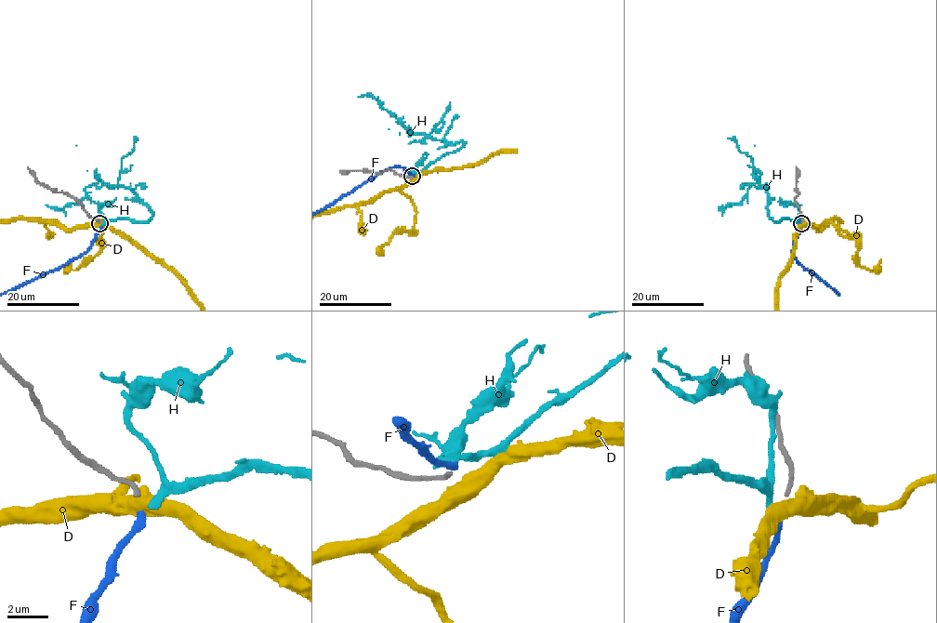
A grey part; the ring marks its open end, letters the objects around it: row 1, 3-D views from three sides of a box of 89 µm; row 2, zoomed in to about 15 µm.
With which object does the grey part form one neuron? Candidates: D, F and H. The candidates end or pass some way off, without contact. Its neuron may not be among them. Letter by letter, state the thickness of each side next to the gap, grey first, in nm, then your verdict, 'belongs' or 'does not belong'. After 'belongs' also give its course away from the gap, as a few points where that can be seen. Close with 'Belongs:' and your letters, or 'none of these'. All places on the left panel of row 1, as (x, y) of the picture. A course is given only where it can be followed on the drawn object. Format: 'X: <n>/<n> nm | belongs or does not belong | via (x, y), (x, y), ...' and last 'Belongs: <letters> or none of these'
D: 240/750 nm | does not belong
F: 240/360 nm | belongs
H: 240/360 nm | does not belong
Belongs: F

